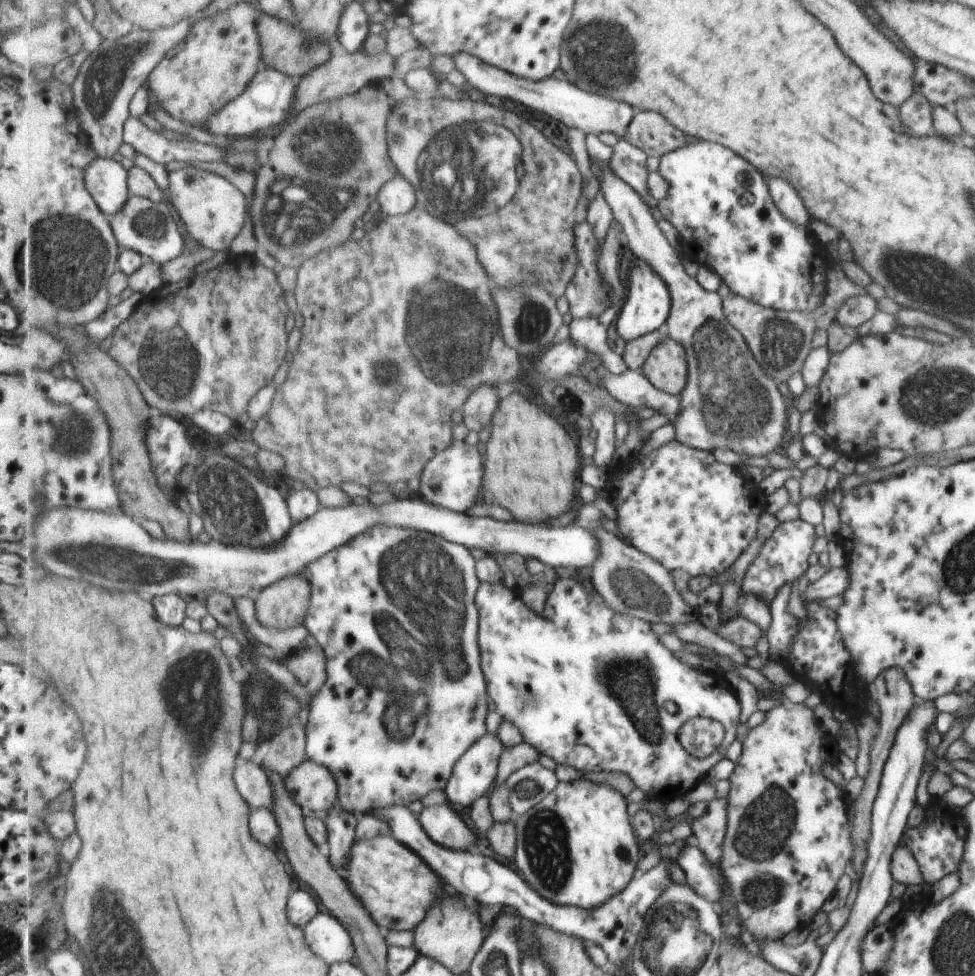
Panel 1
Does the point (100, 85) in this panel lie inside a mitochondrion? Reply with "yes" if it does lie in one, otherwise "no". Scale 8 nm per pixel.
yes

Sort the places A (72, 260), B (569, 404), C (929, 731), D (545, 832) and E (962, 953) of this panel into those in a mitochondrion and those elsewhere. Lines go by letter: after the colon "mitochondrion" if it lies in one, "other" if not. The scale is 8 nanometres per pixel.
A: mitochondrion
B: mitochondrion
C: other
D: mitochondrion
E: mitochondrion

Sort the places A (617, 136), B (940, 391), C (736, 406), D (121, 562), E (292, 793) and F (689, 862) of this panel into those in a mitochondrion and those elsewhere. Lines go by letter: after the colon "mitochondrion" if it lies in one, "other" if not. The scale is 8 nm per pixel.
A: other
B: mitochondrion
C: mitochondrion
D: mitochondrion
E: other
F: other

